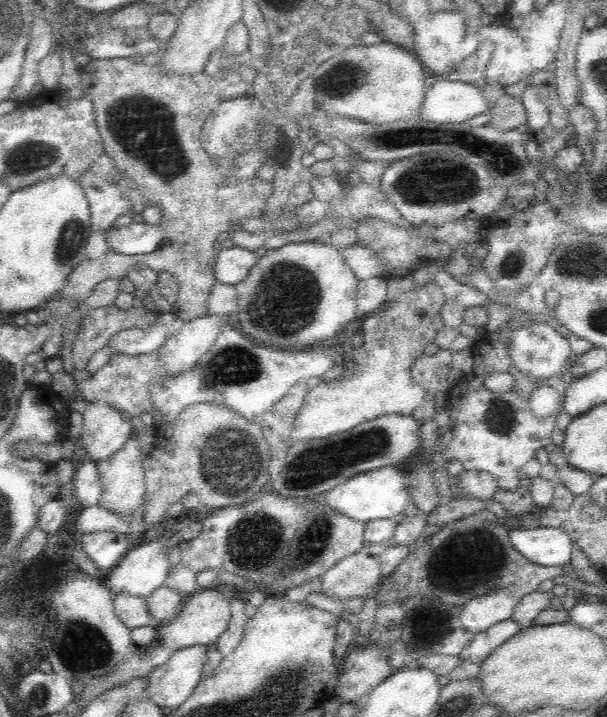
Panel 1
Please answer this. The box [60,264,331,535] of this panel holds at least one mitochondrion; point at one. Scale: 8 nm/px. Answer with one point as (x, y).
(229, 460)

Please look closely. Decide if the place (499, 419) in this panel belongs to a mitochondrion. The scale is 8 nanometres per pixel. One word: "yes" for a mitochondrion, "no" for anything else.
yes

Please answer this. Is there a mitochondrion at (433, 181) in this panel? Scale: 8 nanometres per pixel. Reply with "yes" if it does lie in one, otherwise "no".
yes

